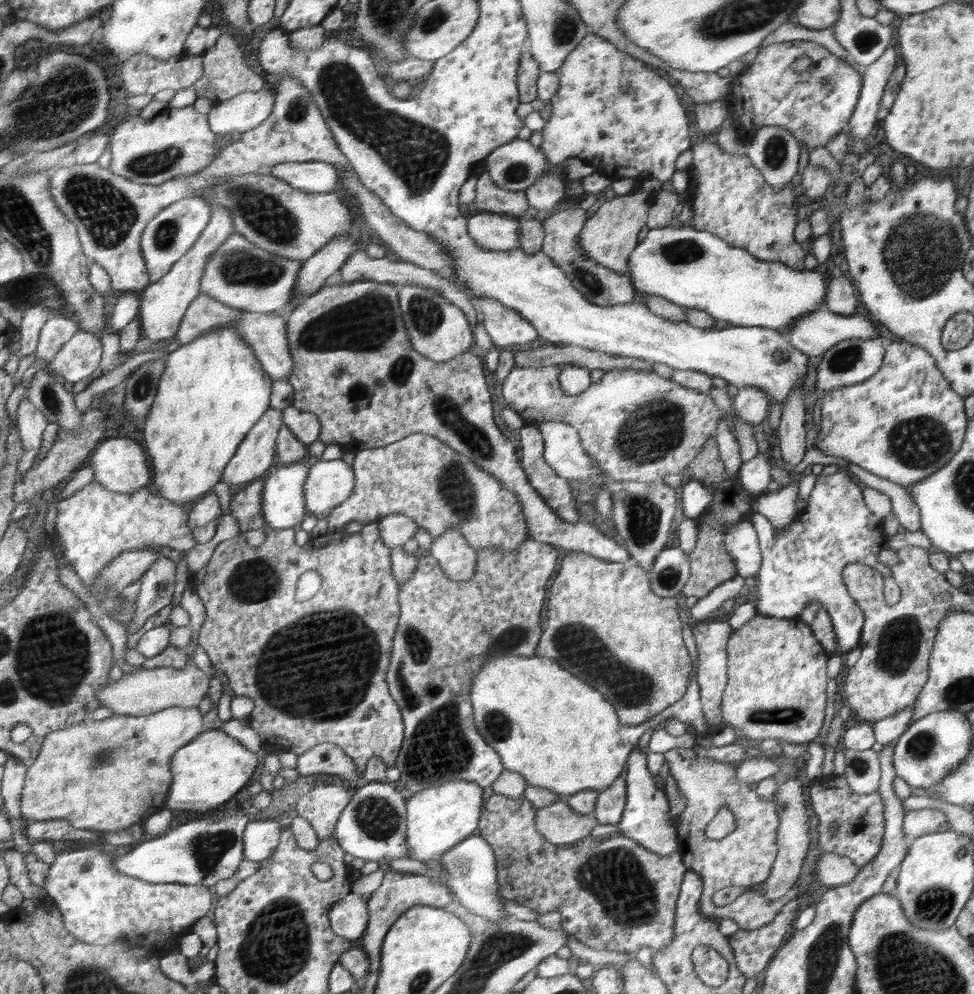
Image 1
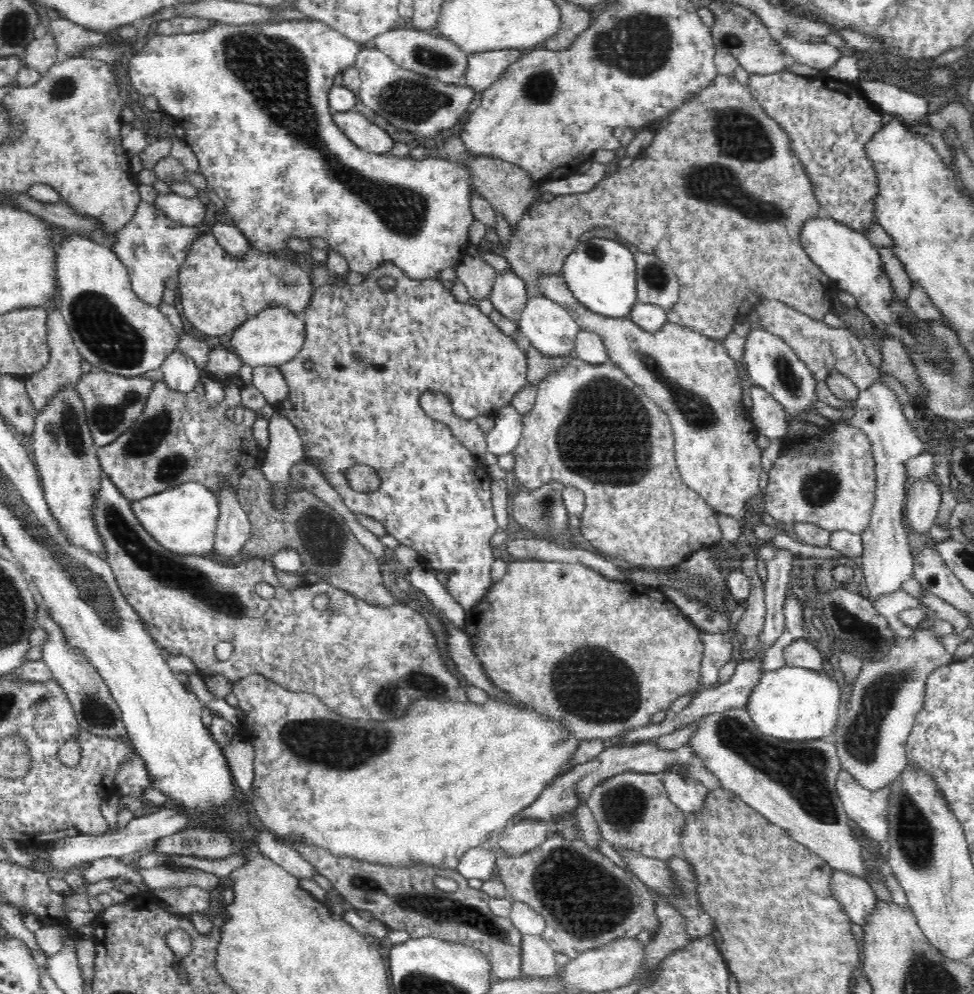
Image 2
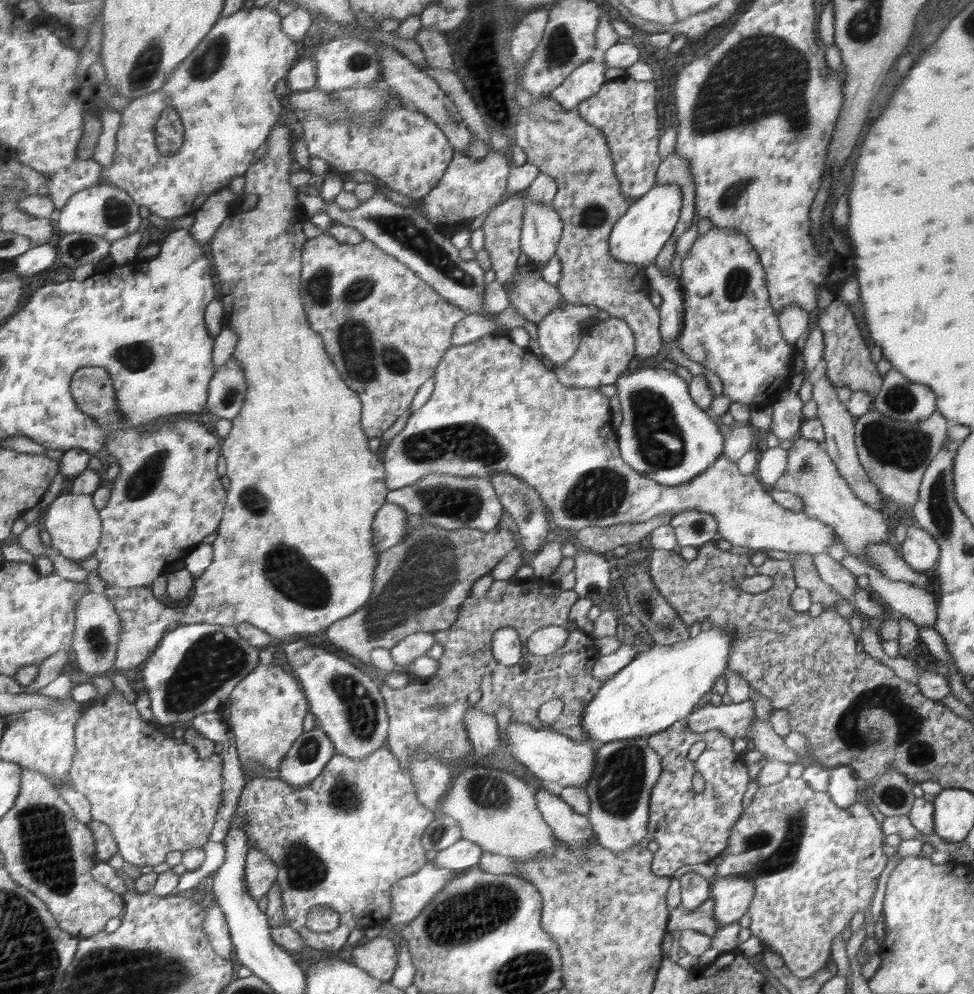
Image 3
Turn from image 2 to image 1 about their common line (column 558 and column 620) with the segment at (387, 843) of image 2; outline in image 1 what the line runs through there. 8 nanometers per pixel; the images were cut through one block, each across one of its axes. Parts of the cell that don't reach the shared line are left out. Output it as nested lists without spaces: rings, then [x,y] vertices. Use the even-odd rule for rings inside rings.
[[[509,654],[501,657],[492,657],[484,662],[484,664],[480,667],[479,673],[476,674],[476,682],[471,682],[471,705],[476,706],[475,726],[480,726],[479,733],[484,734],[484,738],[488,738],[488,742],[492,742],[492,746],[496,746],[496,750],[500,750],[500,756],[502,758],[504,768],[522,775],[523,778],[526,779],[527,784],[552,790],[554,794],[558,794],[558,796],[561,796],[563,799],[580,793],[582,790],[602,792],[602,790],[606,790],[608,786],[612,786],[612,782],[615,782],[616,778],[620,776],[624,762],[628,760],[628,756],[631,756],[632,748],[636,746],[638,738],[640,738],[640,736],[642,736],[646,730],[650,728],[655,729],[659,724],[662,725],[663,728],[664,722],[672,717],[676,717],[678,721],[683,723],[685,726],[684,729],[688,733],[697,735],[708,730],[708,721],[706,720],[706,716],[704,716],[700,700],[697,674],[696,682],[692,682],[692,690],[688,690],[688,698],[684,698],[684,702],[674,702],[672,706],[668,706],[666,710],[662,710],[660,714],[652,716],[652,718],[649,718],[646,720],[646,722],[642,722],[642,724],[628,725],[620,722],[619,716],[616,714],[616,709],[613,707],[613,704],[609,700],[604,700],[600,692],[596,692],[596,690],[594,690],[592,686],[588,686],[586,682],[582,682],[582,680],[574,678],[570,672],[566,672],[564,668],[560,668],[560,666],[554,662],[553,658],[536,655],[532,655],[530,658],[528,658],[525,656]]]

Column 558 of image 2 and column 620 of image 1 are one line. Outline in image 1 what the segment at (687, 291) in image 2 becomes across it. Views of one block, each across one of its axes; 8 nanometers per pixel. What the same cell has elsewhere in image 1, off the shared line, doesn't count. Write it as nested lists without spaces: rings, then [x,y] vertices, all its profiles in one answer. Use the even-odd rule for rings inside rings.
[[[635,191],[627,195],[618,195],[610,201],[605,201],[598,210],[587,219],[582,232],[579,234],[579,248],[587,258],[606,266],[620,274],[627,274],[627,264],[631,252],[638,245],[638,232],[644,228],[648,218],[647,192]]]

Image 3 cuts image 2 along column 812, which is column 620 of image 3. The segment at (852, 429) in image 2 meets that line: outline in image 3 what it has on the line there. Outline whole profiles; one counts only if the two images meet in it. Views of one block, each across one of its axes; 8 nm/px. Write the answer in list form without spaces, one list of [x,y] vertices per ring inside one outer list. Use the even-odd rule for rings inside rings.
[[[505,335],[484,336],[476,341],[464,345],[451,345],[444,353],[443,360],[438,369],[436,369],[434,377],[434,388],[429,396],[429,399],[416,411],[413,412],[406,422],[405,428],[390,440],[386,453],[384,454],[384,466],[386,467],[386,483],[390,491],[403,489],[405,486],[416,484],[421,478],[427,477],[429,474],[449,474],[450,476],[479,476],[480,478],[490,478],[495,474],[507,472],[515,474],[518,478],[522,478],[528,483],[540,497],[546,501],[548,510],[552,513],[552,520],[556,526],[571,530],[572,533],[578,532],[583,528],[604,528],[614,524],[634,524],[638,522],[646,522],[651,518],[656,518],[661,514],[678,514],[685,510],[699,510],[711,514],[717,522],[718,532],[720,536],[730,542],[731,546],[744,546],[746,548],[761,550],[783,550],[789,554],[810,553],[820,554],[828,553],[828,548],[839,544],[838,537],[835,534],[835,527],[827,526],[827,523],[822,522],[818,518],[812,518],[811,515],[804,514],[803,511],[791,511],[776,502],[768,493],[767,487],[759,481],[756,473],[743,474],[734,459],[726,458],[723,453],[715,460],[699,477],[691,481],[684,482],[682,485],[664,486],[657,483],[655,479],[648,478],[647,475],[640,474],[634,470],[627,462],[624,462],[622,452],[619,450],[618,431],[612,427],[612,411],[609,405],[609,398],[602,395],[597,389],[576,388],[564,386],[559,381],[554,370],[550,371],[542,362],[536,360],[530,352],[530,347],[516,346],[512,344],[512,340]]]

